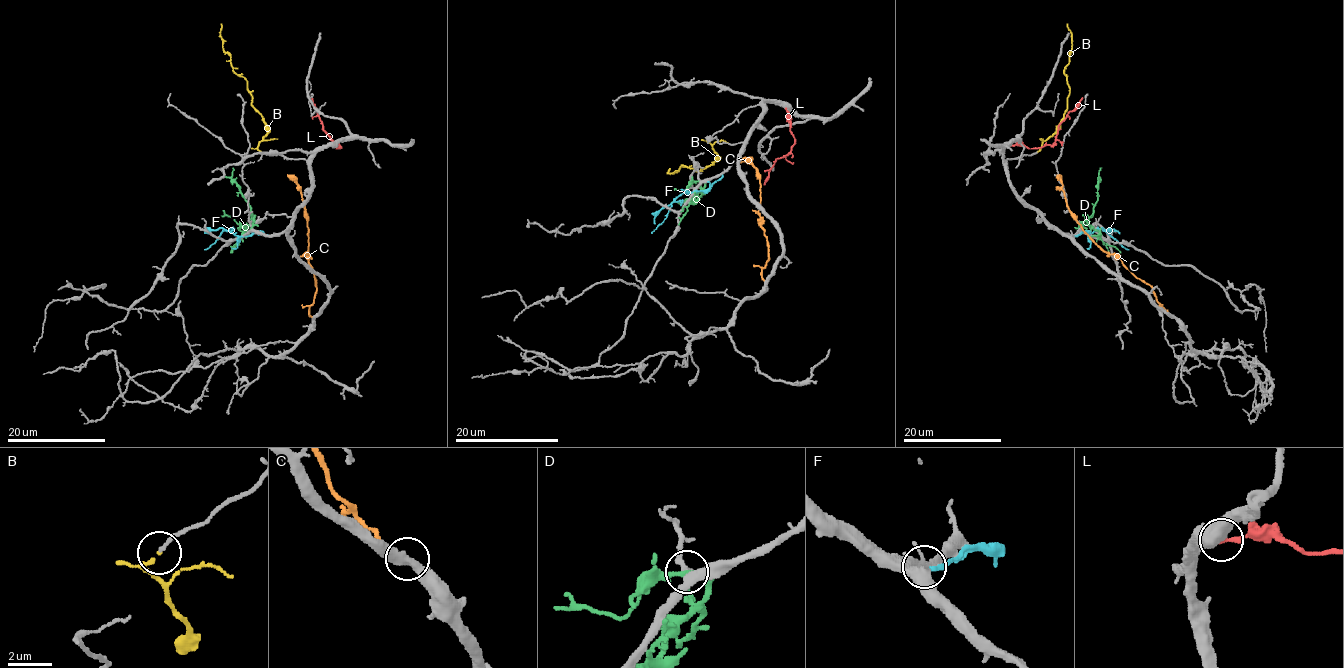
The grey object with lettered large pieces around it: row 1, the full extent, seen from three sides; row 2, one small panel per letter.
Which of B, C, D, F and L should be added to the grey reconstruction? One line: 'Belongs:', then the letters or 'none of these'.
Belongs: B

